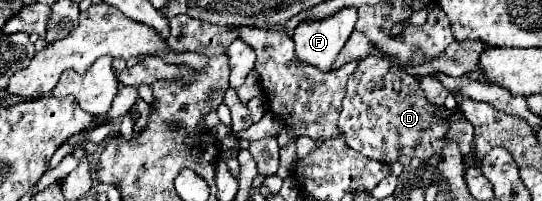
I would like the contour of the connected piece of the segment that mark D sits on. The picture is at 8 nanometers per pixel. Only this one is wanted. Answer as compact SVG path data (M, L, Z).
M379 53L379 55L367 55L365 59L361 59L357 71L349 77L339 125L341 125L341 131L345 133L351 149L355 149L375 161L387 161L387 163L399 161L401 165L409 165L413 157L419 157L425 161L425 159L433 157L433 153L443 149L443 141L449 131L449 119L441 117L441 109L443 107L433 105L425 99L425 93L417 85L415 77L405 73L403 67L395 59Z

